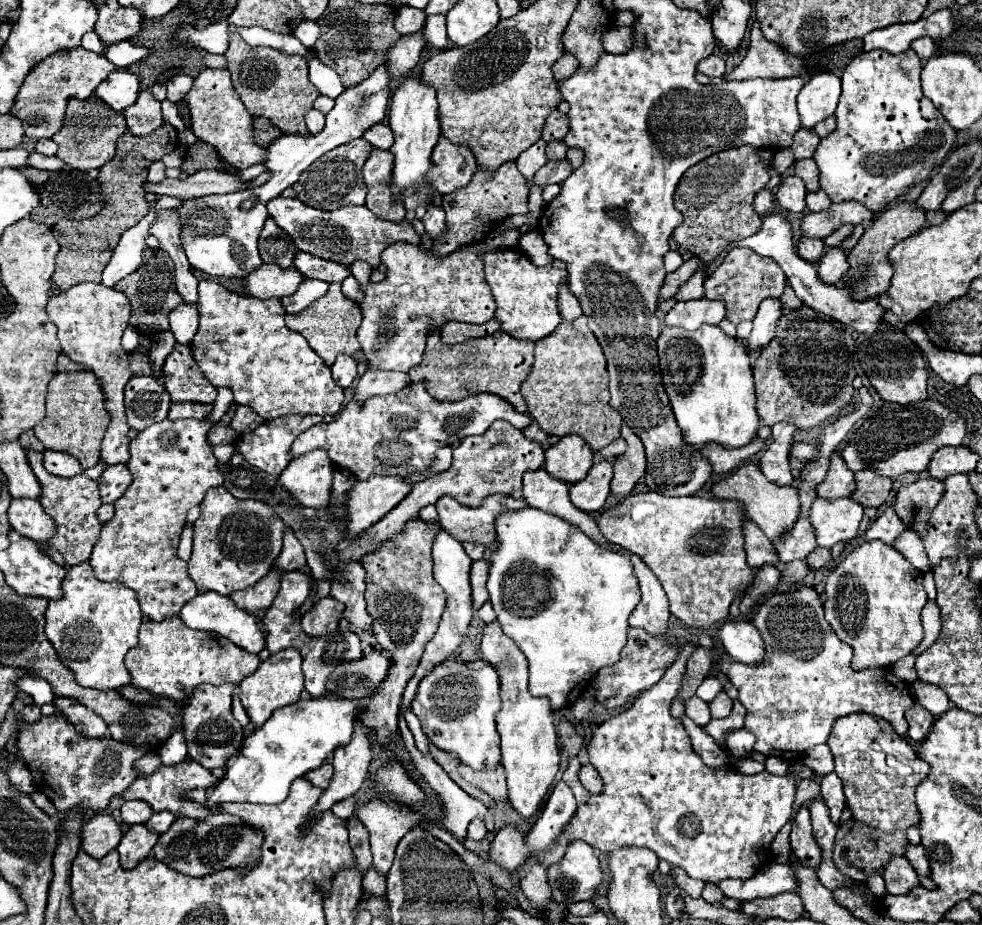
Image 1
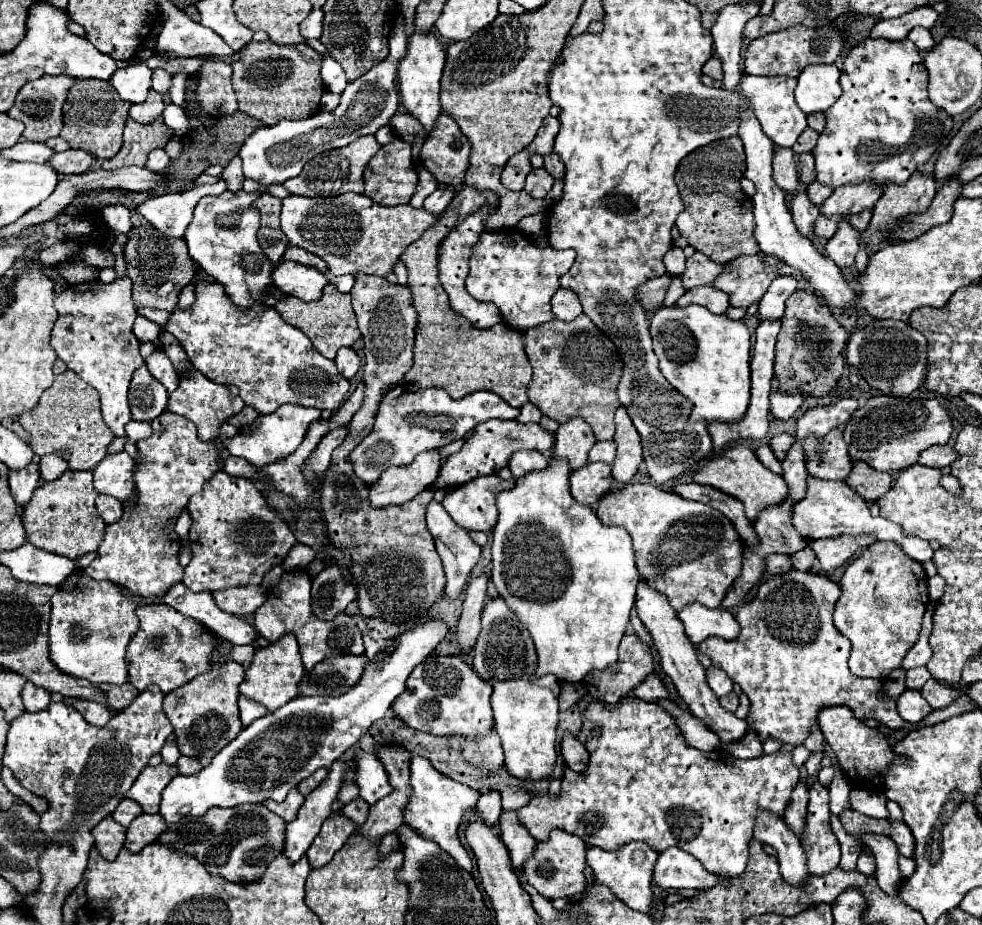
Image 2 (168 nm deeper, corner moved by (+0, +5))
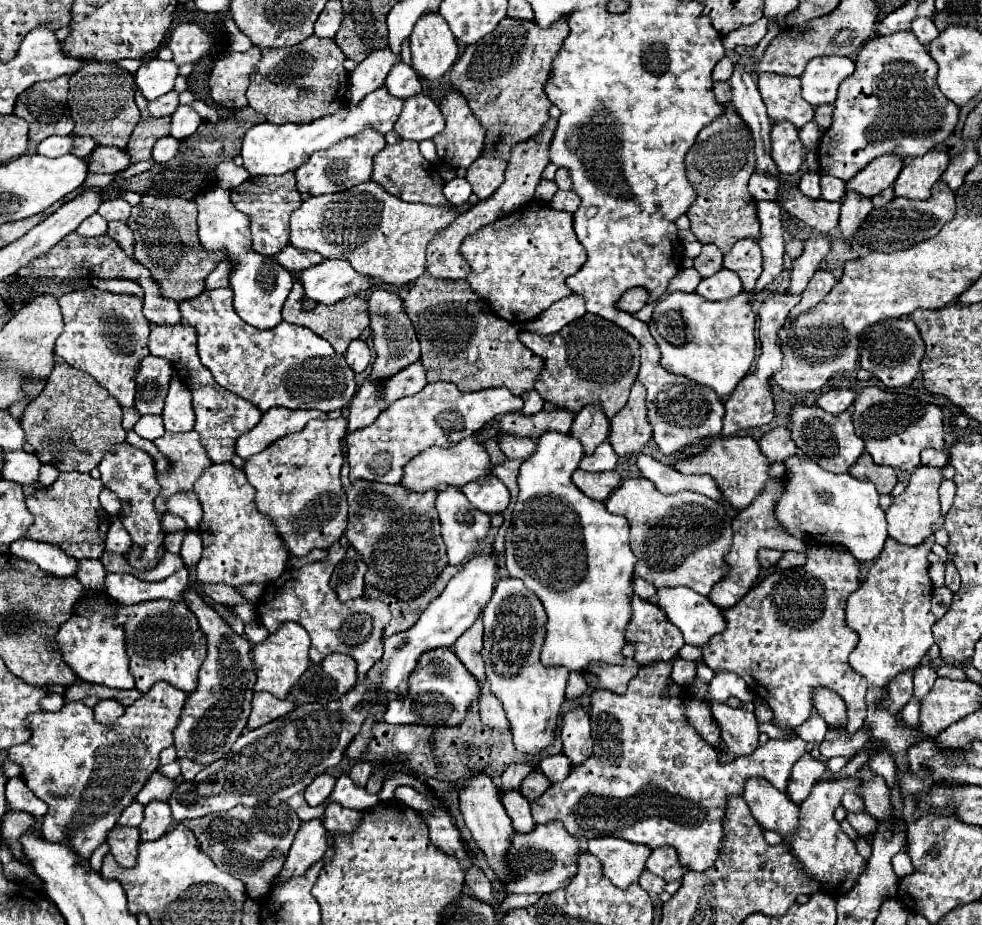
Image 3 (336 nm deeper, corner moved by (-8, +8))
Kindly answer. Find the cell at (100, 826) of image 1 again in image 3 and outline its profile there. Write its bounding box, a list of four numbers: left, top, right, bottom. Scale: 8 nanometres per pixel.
[108,826,140,868]

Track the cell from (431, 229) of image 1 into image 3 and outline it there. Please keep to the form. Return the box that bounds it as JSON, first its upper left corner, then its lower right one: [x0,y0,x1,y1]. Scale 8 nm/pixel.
[444,178,472,204]

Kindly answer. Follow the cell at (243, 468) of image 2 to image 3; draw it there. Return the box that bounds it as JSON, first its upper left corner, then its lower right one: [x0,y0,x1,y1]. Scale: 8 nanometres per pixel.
[244,418,348,558]

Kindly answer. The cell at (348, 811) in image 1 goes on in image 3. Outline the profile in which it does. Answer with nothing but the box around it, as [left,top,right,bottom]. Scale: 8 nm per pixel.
[350,760,372,786]

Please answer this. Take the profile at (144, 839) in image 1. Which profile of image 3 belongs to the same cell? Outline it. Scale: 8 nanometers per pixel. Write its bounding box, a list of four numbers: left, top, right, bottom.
[140,800,172,840]

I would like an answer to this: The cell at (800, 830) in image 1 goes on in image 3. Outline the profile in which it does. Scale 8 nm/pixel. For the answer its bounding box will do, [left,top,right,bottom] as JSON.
[788,752,828,804]

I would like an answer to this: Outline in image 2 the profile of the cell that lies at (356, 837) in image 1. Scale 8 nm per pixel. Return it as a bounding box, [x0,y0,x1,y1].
[342,797,368,829]

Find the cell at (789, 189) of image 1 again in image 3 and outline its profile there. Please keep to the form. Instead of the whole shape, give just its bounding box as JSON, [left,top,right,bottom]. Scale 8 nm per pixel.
[770,120,804,174]

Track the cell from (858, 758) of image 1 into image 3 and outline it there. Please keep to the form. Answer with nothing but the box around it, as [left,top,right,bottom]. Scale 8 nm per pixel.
[812,688,846,726]

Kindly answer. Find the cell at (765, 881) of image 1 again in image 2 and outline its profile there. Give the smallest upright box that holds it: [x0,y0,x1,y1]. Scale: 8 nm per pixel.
[654,847,730,889]

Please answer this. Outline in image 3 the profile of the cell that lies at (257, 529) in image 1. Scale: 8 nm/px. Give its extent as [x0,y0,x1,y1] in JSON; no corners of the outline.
[194,462,288,586]

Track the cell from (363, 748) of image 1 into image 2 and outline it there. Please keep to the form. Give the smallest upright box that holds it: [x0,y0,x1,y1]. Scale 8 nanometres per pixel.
[284,761,346,861]

